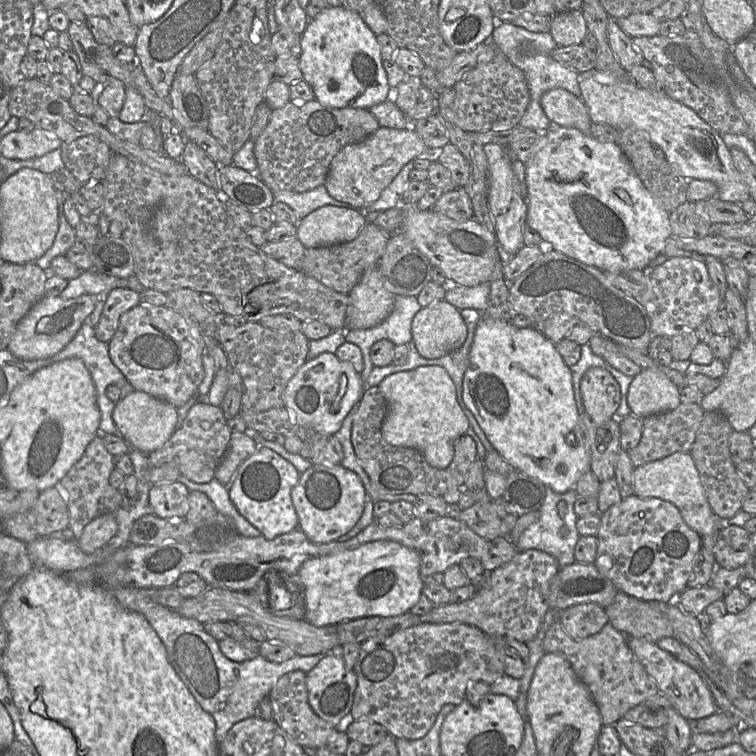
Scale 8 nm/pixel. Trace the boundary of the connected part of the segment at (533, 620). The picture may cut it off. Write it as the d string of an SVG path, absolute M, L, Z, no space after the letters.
M537 549L518 552L509 562L492 571L485 571L485 579L472 598L435 606L429 613L420 616L421 622L469 624L486 635L505 636L527 643L537 635L550 609L549 588L559 570L557 559L551 554Z

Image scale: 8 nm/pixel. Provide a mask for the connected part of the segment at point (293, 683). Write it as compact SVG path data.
M293 670L282 675L271 689L268 699L271 703L273 720L302 747L319 748L327 746L337 728L320 718L311 708L306 687L306 673Z

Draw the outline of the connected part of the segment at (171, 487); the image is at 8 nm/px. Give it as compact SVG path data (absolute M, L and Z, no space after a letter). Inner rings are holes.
M179 481L153 484L149 491L149 504L153 514L172 521L184 520L189 511L189 492Z

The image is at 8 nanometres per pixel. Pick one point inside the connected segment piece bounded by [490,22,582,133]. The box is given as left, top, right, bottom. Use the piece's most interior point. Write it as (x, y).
(530, 51)

